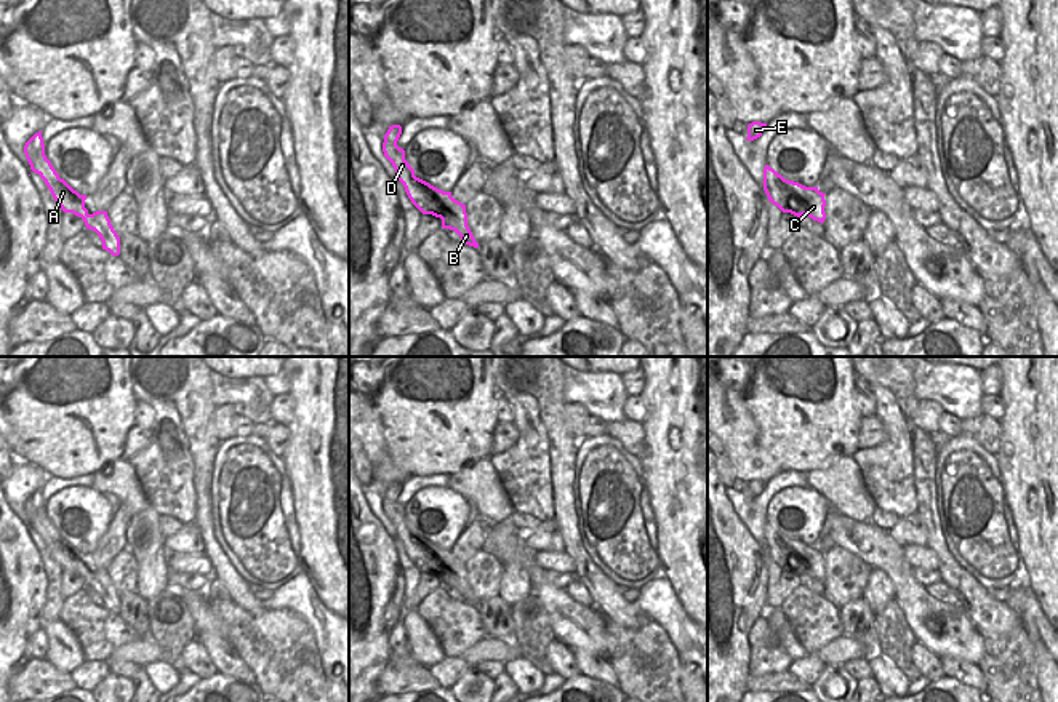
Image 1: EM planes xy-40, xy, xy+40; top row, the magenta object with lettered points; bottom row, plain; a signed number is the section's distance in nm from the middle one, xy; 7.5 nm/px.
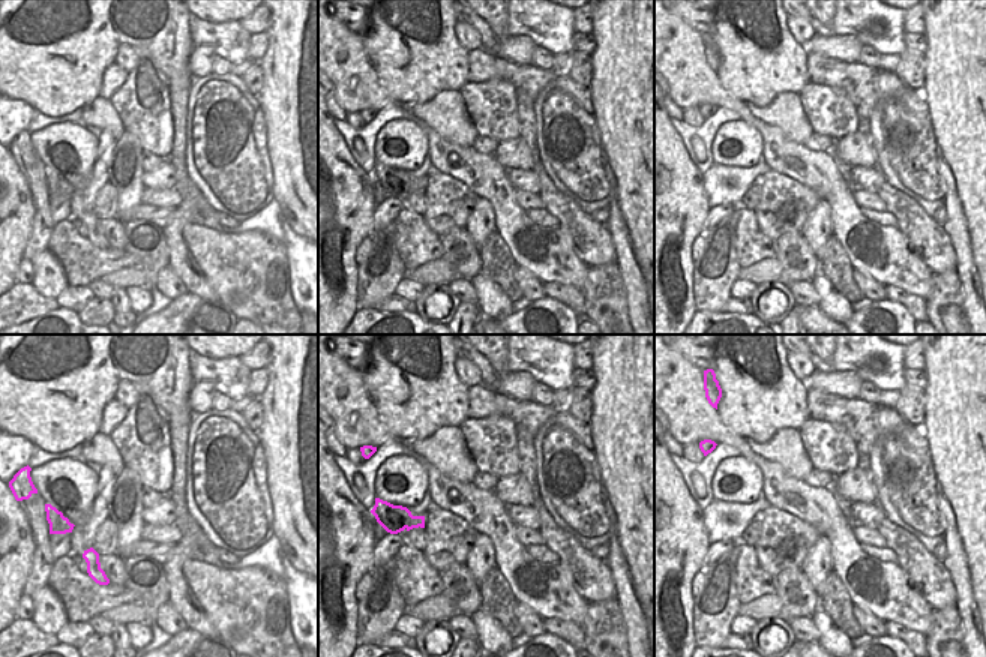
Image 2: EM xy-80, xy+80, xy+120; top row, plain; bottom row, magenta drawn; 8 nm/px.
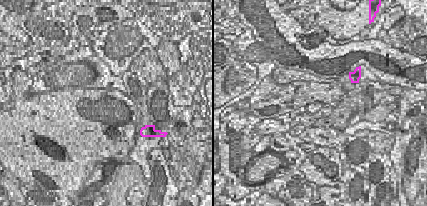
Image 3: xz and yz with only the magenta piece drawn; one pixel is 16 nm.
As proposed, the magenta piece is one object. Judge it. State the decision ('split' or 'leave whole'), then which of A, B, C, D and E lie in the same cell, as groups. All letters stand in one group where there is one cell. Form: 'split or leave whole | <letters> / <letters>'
leave whole | A B C D E

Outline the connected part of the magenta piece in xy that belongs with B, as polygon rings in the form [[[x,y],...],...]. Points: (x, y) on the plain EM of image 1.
[[[400,483],[389,485],[384,493],[383,510],[384,515],[392,521],[397,537],[403,542],[405,550],[411,561],[423,571],[432,572],[442,577],[442,585],[455,588],[461,600],[479,606],[469,584],[466,563],[455,558],[451,550],[443,550],[429,540],[415,534],[415,528],[405,518],[405,509],[397,504],[402,493]]]

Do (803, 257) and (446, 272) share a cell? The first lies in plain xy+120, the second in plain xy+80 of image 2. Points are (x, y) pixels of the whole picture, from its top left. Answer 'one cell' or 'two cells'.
two cells

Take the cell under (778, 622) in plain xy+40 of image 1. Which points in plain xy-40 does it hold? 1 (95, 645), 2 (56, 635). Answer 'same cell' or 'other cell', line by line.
1: other cell
2: same cell

